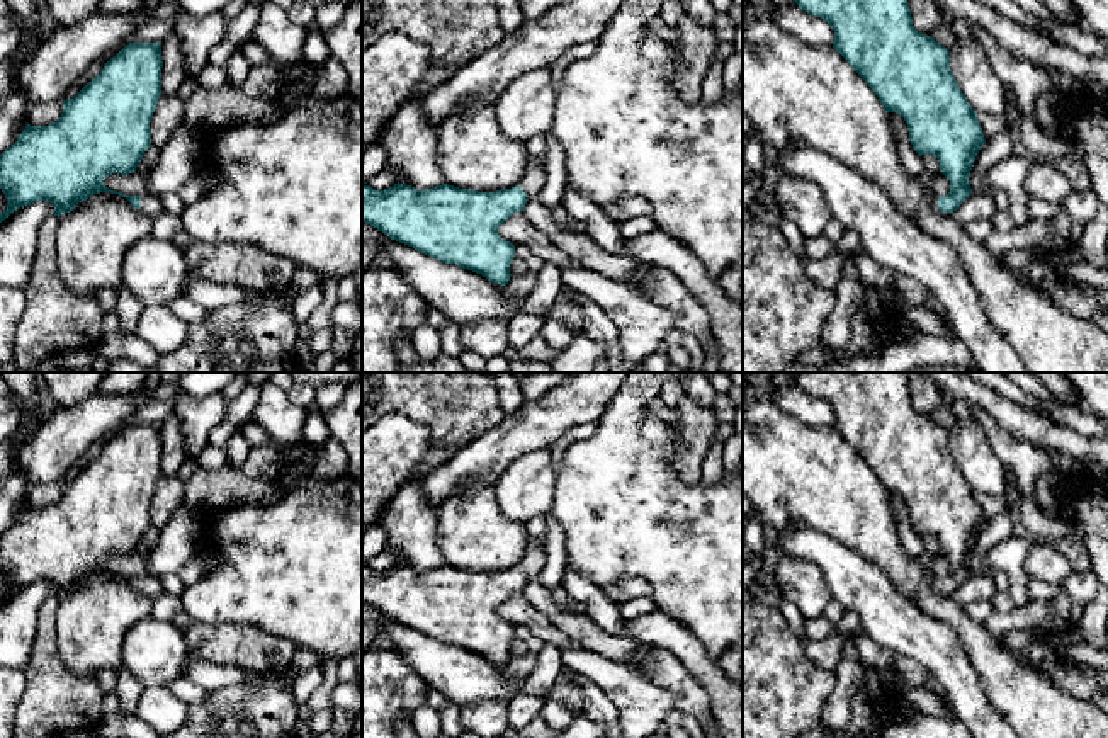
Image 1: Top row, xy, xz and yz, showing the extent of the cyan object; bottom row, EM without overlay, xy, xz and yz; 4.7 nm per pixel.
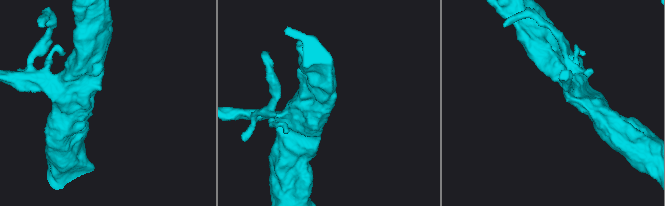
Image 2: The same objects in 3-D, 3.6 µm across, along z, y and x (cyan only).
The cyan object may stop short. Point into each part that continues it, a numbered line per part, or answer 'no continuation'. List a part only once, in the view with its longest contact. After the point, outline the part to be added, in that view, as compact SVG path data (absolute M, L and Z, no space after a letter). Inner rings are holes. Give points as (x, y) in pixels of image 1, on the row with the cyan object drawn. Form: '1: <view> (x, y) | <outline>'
1: xy (152, 206) | M143 196L141 211L151 219L160 218L165 213L158 196Z

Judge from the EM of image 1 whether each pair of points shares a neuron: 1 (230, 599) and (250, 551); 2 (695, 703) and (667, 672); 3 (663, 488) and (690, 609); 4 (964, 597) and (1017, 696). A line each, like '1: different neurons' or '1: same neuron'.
1: same neuron
2: same neuron
3: same neuron
4: different neurons

